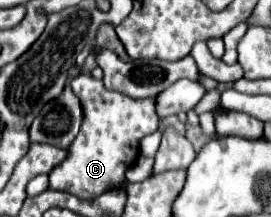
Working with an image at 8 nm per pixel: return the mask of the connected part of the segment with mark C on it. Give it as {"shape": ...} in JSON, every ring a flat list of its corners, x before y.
{"shape":[[78,75,70,81,72,91,80,97,84,121,78,137,68,147,68,155,60,167,54,167,50,177,50,189,66,191,78,199,96,199,104,191,122,185,126,171,140,157,142,137,158,129,158,115,154,111,154,99,132,99,128,95,118,95,108,91,102,80,92,75]]}

